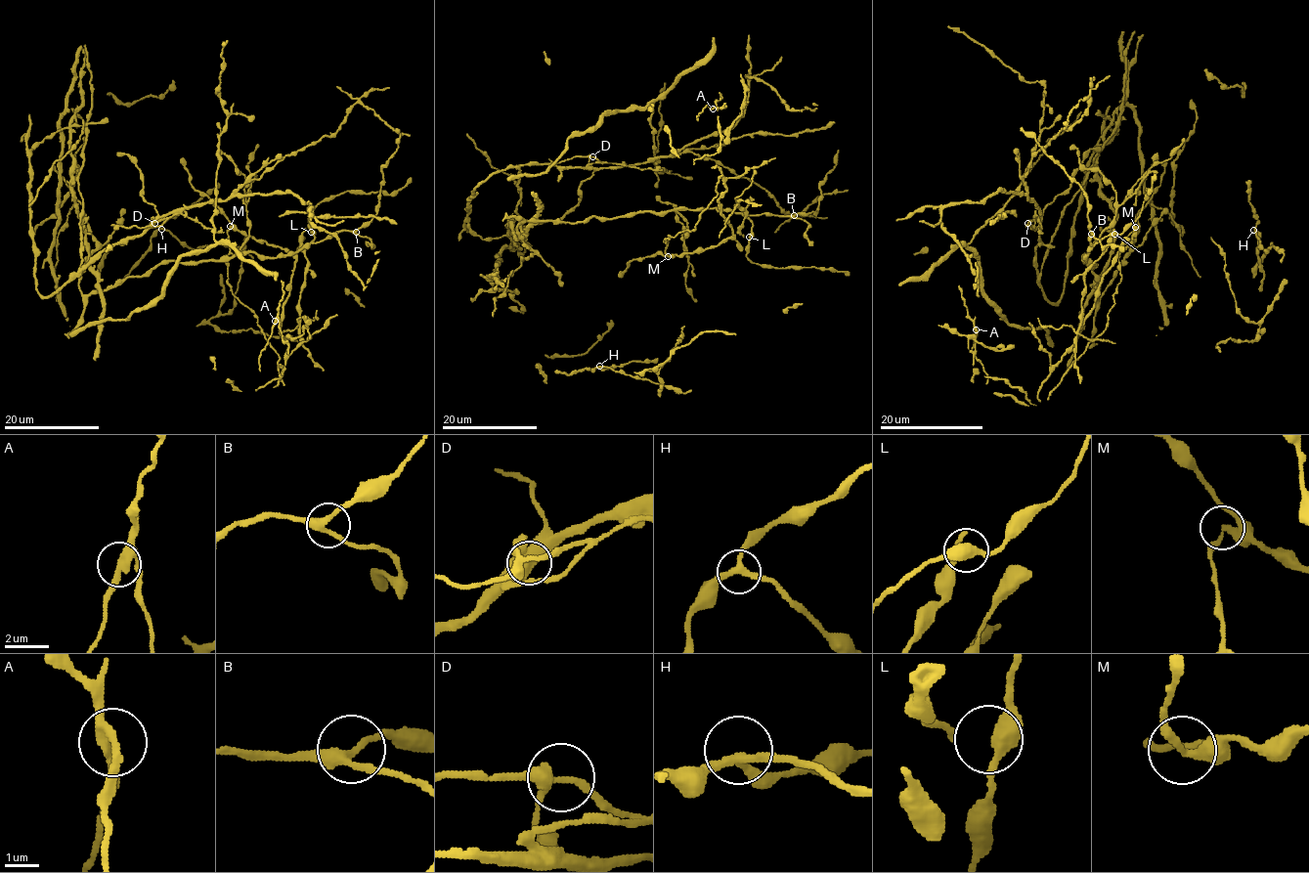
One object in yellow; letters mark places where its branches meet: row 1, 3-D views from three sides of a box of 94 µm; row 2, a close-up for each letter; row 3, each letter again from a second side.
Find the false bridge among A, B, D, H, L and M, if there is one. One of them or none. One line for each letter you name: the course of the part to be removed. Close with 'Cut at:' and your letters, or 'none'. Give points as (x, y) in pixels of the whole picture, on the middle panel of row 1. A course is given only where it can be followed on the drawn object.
M: course (668, 255), (668, 241), (664, 240), (695, 230), (698, 216), (717, 196), (717, 183), (722, 174)
Cut at: M

